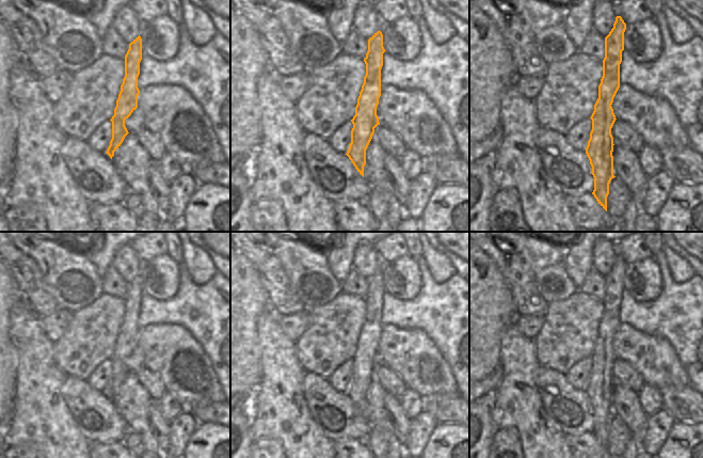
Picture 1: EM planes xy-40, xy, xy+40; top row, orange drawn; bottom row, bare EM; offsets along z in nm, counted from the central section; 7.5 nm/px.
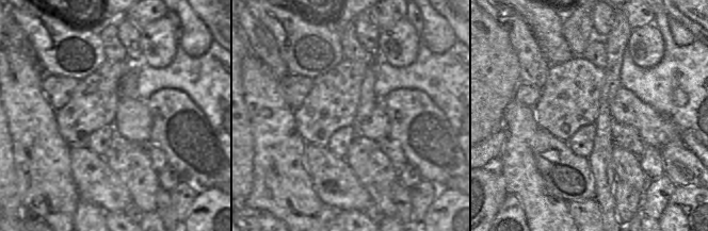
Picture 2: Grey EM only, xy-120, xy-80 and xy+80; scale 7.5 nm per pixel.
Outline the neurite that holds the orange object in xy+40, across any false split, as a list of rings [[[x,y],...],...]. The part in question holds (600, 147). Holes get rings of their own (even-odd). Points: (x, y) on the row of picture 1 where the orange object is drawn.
[[[617,16],[613,28],[605,37],[603,77],[598,85],[598,98],[590,117],[592,130],[586,147],[594,177],[592,194],[606,211],[609,184],[616,177],[613,175],[612,152],[614,144],[611,128],[617,119],[611,105],[620,88],[620,64],[624,50],[625,30],[626,23],[621,16]]]

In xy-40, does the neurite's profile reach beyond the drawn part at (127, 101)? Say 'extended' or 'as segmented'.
as segmented

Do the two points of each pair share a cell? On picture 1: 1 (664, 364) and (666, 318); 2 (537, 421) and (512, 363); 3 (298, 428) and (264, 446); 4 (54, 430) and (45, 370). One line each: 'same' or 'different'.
1: different
2: same
3: different
4: same

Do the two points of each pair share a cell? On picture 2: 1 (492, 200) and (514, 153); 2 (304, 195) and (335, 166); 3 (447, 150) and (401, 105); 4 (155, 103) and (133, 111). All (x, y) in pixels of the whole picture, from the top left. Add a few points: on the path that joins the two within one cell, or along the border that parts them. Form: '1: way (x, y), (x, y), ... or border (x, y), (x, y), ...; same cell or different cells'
1: border (498, 172), (504, 180), (504, 190), (508, 193); different cells
2: border (304, 163), (312, 190), (324, 205); different cells
3: way (437, 133), (438, 118), (430, 111), (418, 111); same cell
4: border (144, 100), (150, 116), (151, 130); different cells

